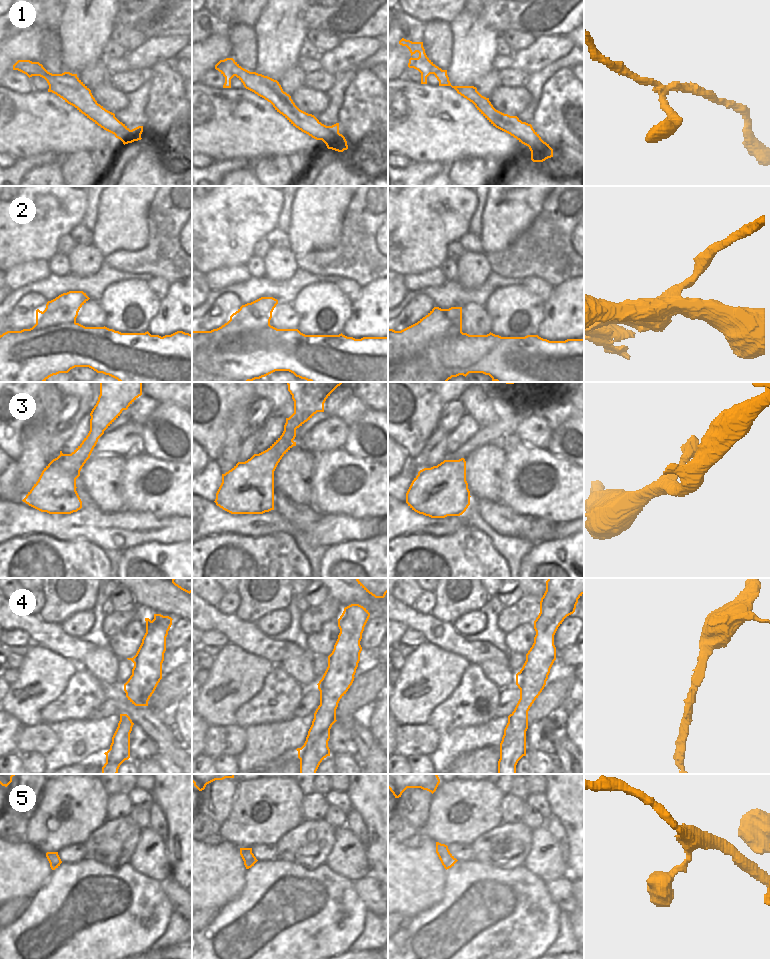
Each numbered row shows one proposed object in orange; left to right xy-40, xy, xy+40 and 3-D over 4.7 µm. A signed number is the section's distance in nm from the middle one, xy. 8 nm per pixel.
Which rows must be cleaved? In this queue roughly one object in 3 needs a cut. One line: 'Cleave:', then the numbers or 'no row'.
Cleave: 2

